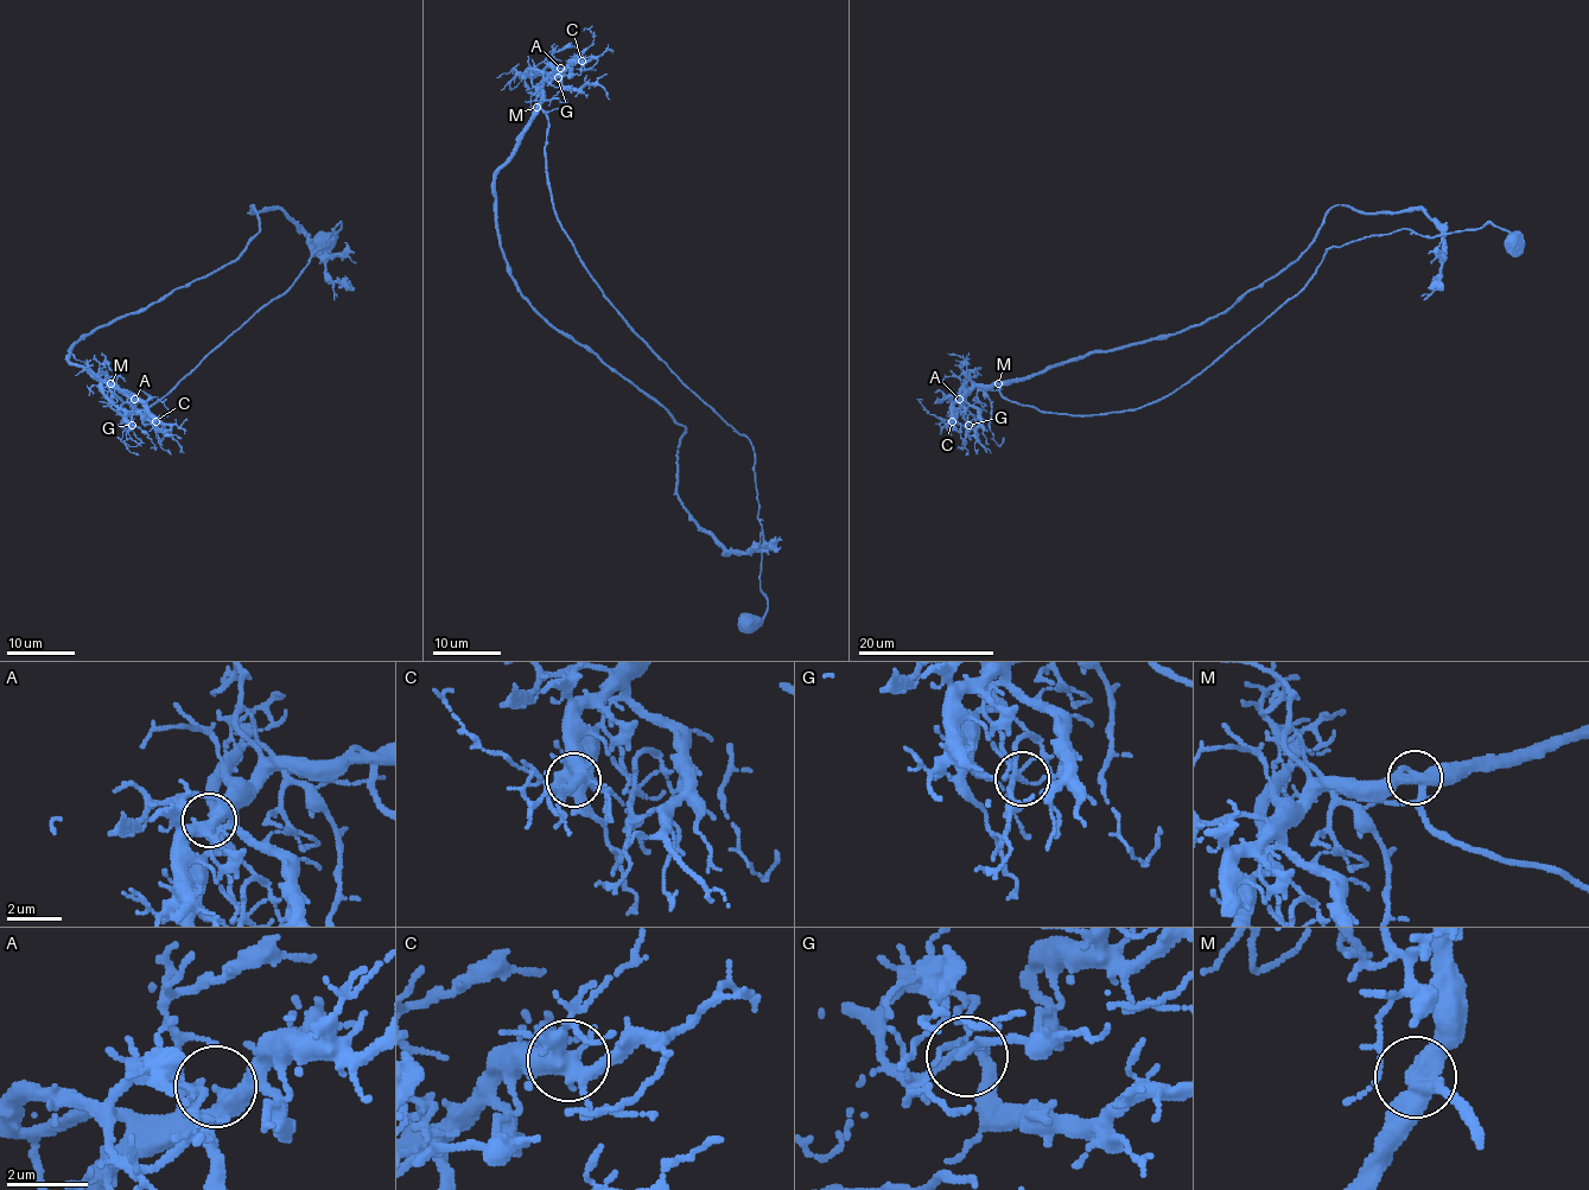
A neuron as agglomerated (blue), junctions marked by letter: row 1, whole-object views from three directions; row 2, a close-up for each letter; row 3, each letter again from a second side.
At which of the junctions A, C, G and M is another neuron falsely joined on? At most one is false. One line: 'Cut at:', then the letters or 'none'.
Cut at: none

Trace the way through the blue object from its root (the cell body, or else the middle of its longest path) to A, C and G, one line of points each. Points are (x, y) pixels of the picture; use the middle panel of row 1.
A: (536, 113), (540, 87), (560, 68)
C: (536, 113), (540, 87), (567, 63), (582, 61)
G: (536, 113), (540, 87), (559, 69), (558, 77)

